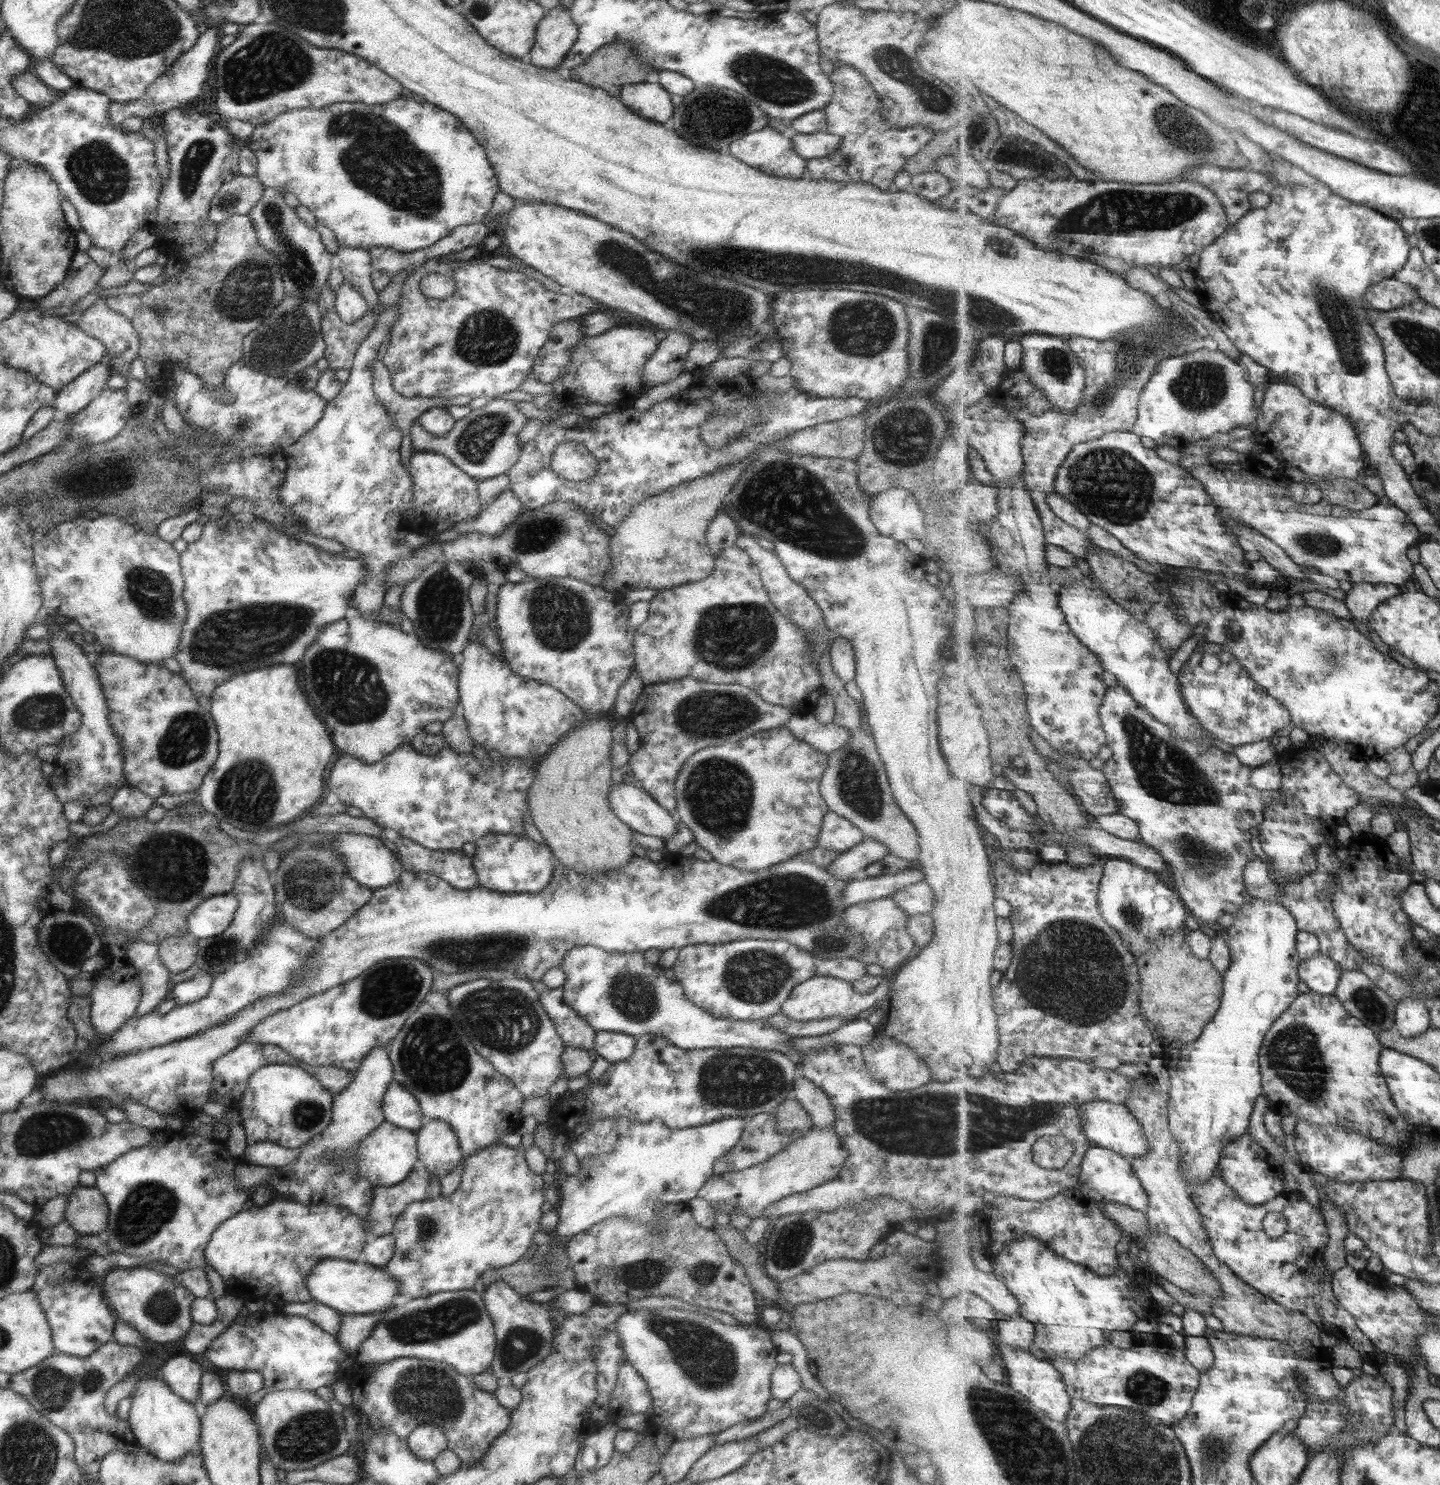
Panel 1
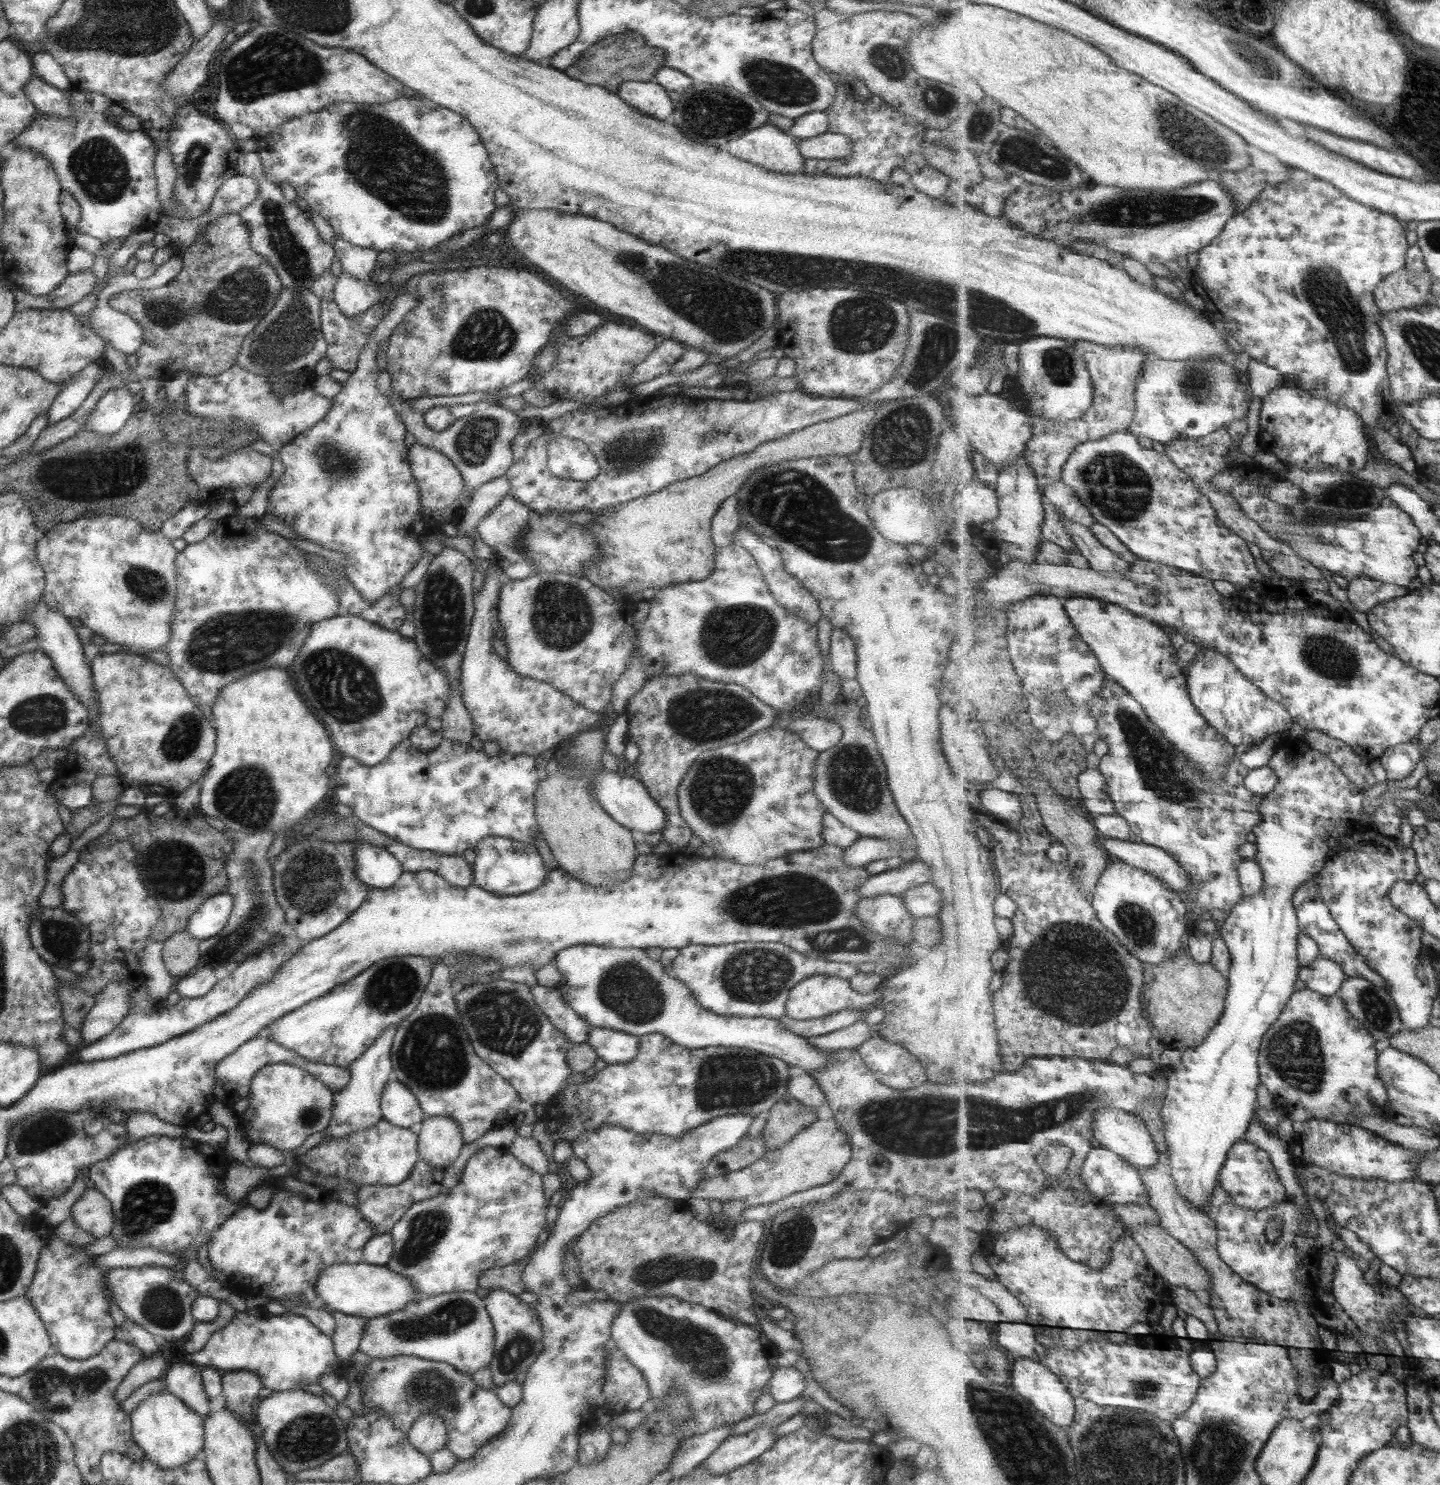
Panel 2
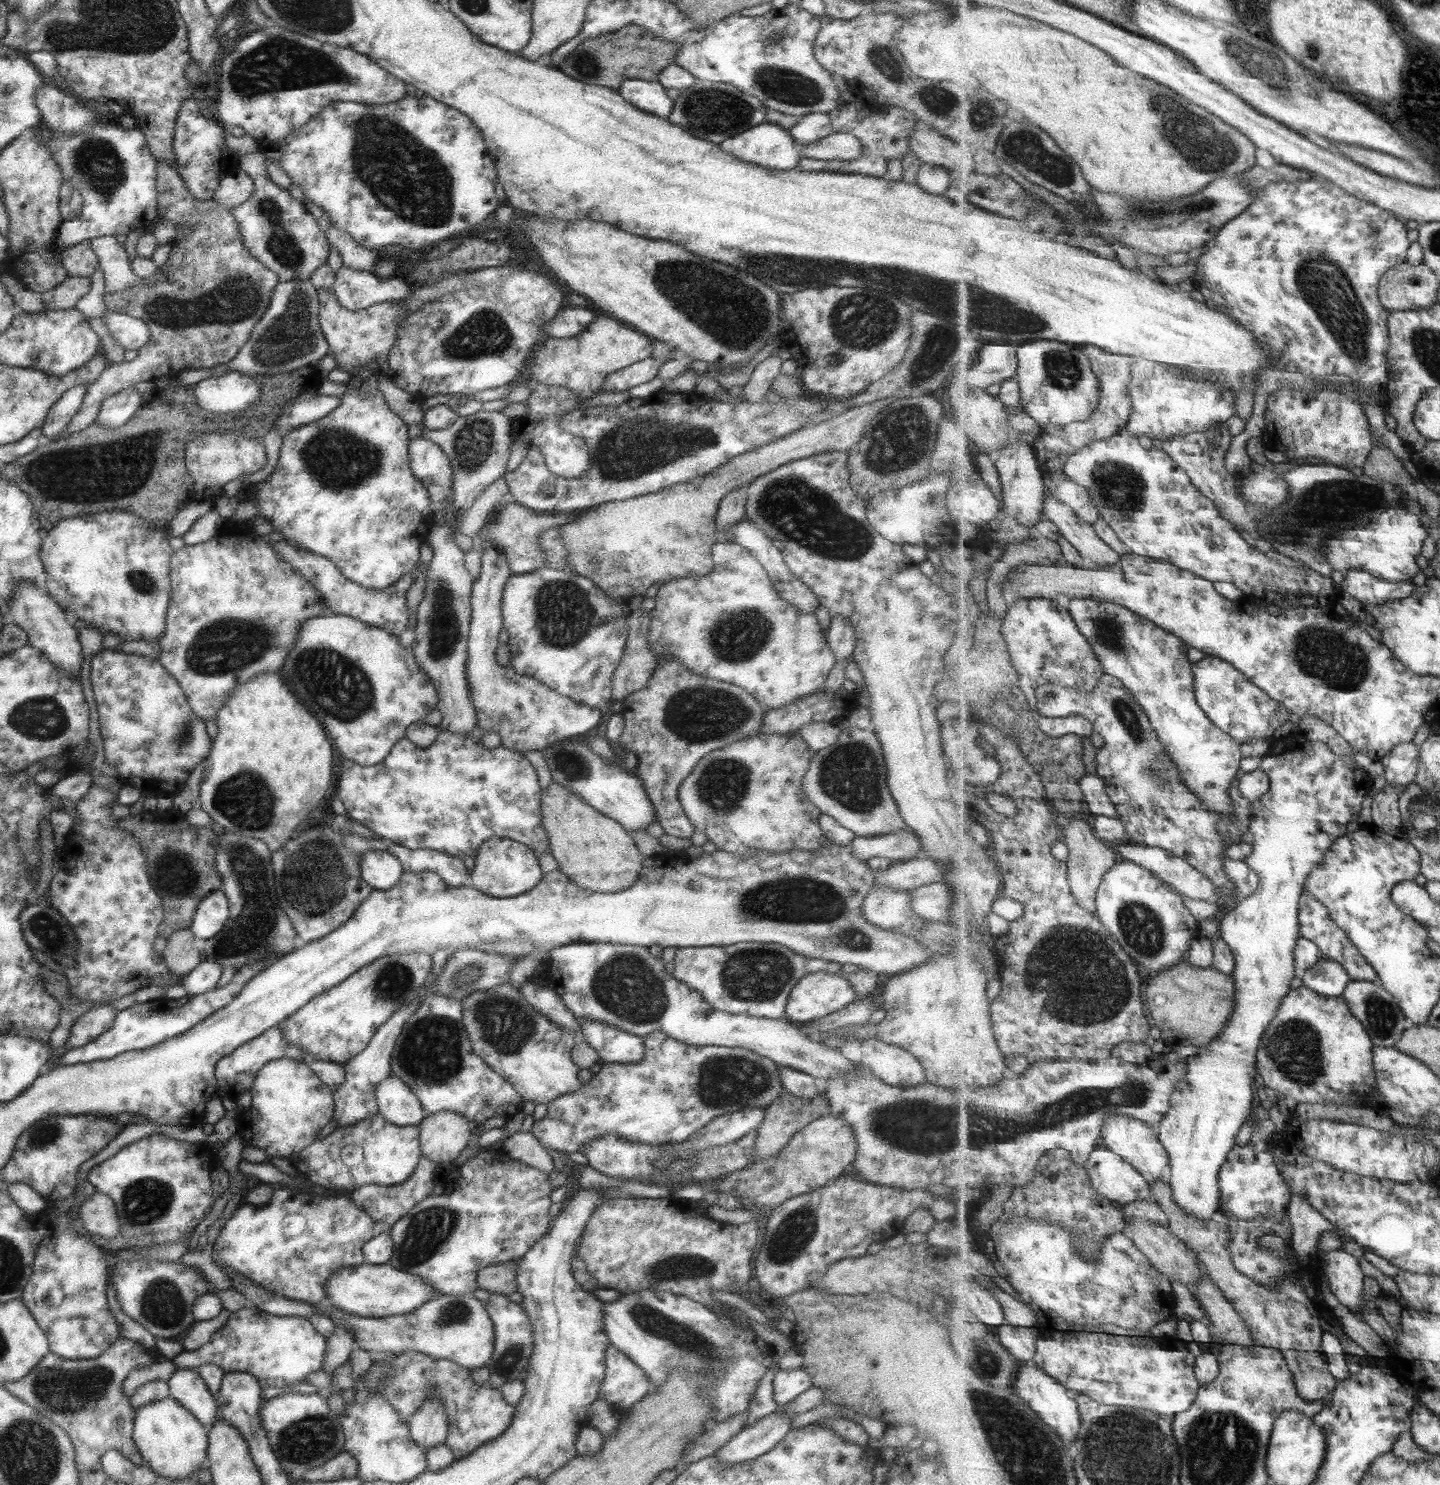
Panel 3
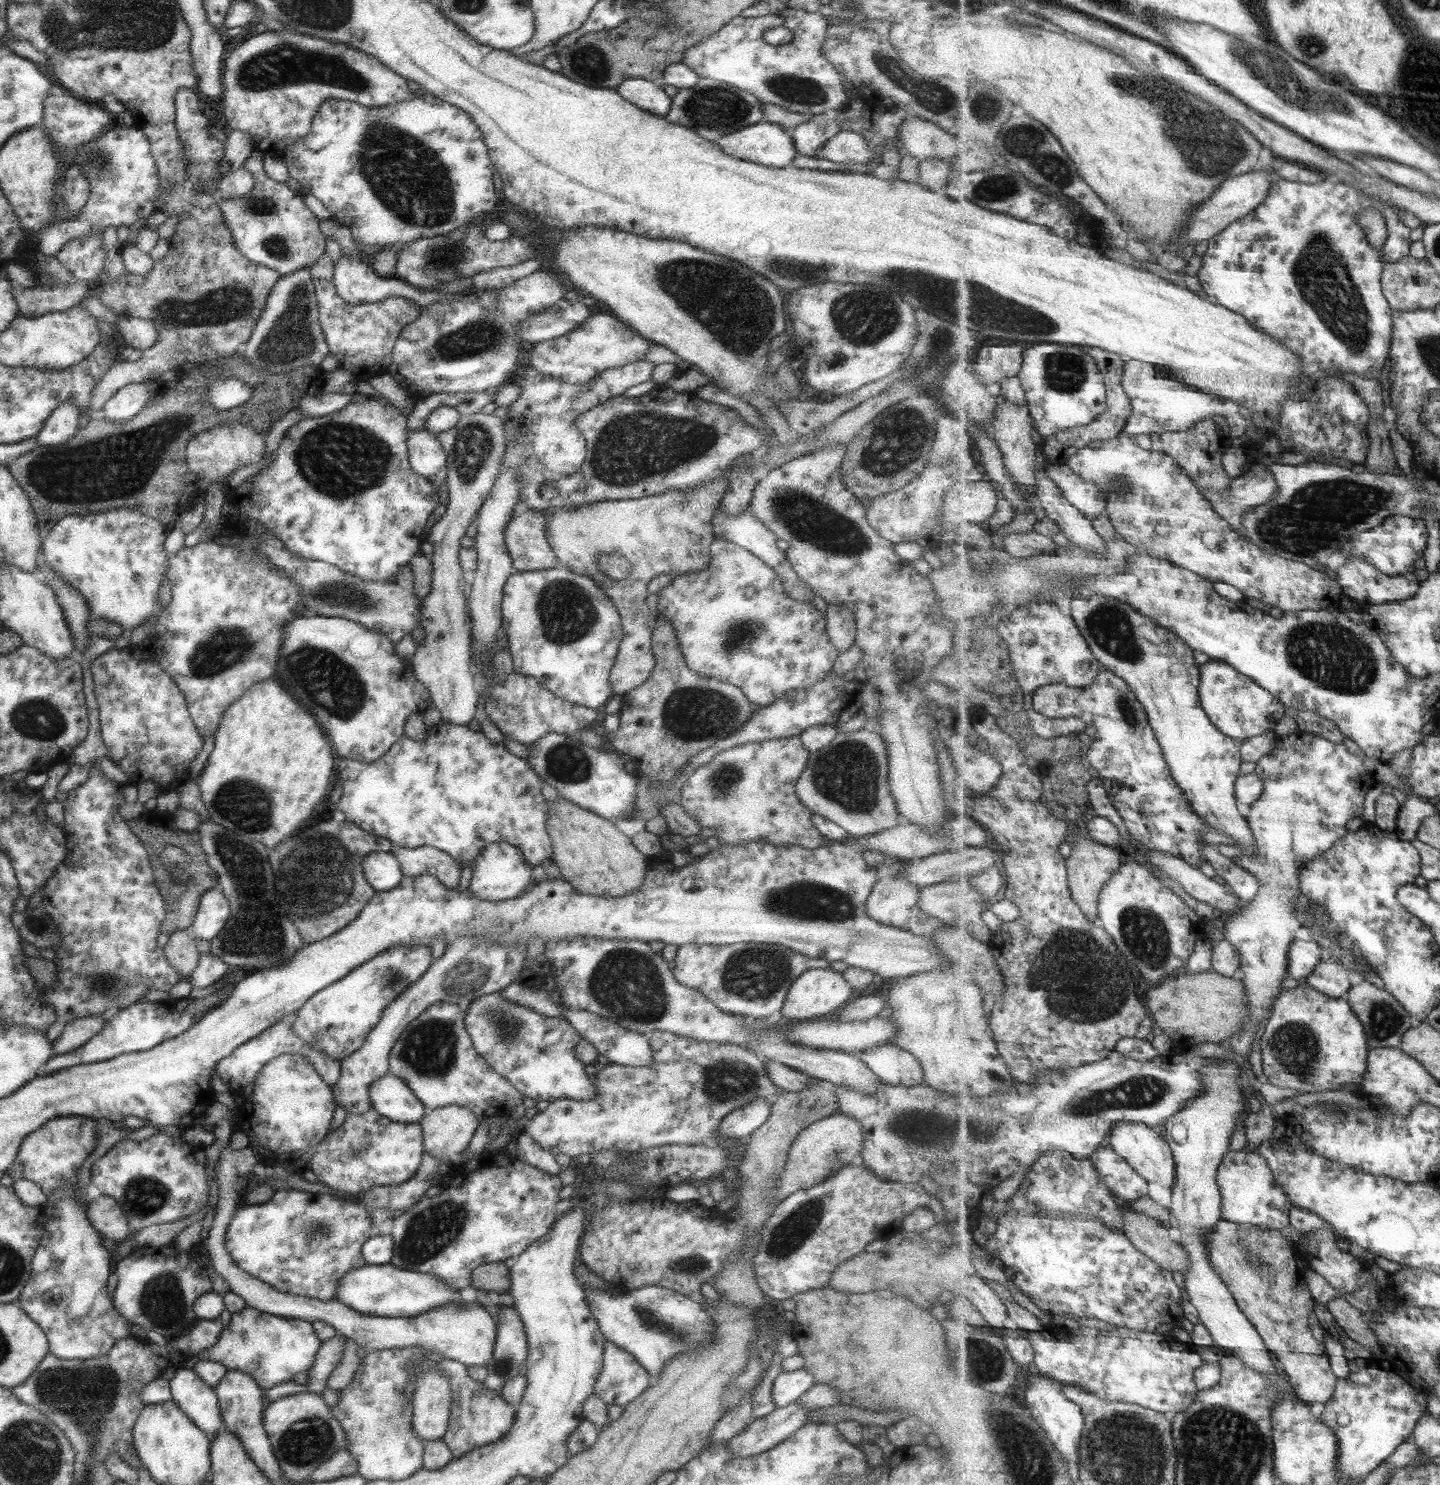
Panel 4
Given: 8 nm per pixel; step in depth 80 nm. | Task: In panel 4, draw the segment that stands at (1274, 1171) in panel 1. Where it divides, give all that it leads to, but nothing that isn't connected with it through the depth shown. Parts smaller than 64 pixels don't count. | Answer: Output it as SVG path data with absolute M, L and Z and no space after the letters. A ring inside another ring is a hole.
M1251 1150L1249 1153L1242 1151L1229 1151L1223 1159L1218 1170L1218 1184L1222 1192L1222 1218L1246 1226L1259 1226L1259 1228L1281 1230L1290 1225L1290 1210L1294 1202L1285 1194L1285 1190L1277 1183L1273 1169L1268 1165L1268 1160L1259 1153Z

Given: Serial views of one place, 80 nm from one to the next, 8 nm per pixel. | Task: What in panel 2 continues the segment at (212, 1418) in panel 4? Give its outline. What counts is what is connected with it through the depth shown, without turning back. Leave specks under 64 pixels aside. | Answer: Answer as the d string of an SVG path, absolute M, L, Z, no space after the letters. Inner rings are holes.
M173 1362L165 1369L161 1379L167 1393L179 1398L199 1416L206 1417L209 1400L202 1387L200 1368L191 1363Z

